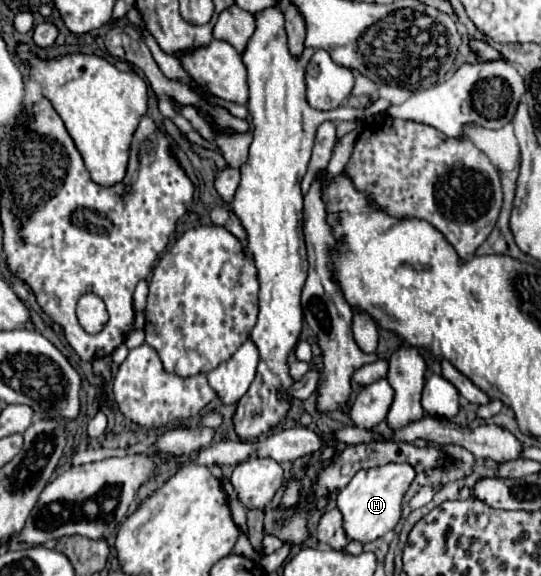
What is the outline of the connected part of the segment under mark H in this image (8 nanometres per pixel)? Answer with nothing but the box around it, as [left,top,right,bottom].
[336,462,416,544]

